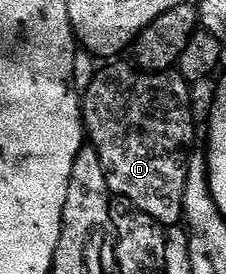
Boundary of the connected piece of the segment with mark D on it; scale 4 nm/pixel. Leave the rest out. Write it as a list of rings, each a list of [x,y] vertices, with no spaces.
[[[106,63],[106,65],[97,70],[91,85],[84,91],[81,98],[82,119],[84,122],[84,133],[88,138],[89,144],[100,155],[100,163],[106,172],[106,182],[114,197],[123,197],[132,203],[136,203],[136,207],[140,207],[140,211],[144,211],[144,215],[148,215],[159,225],[163,227],[177,226],[183,220],[182,212],[182,196],[184,195],[184,187],[188,179],[188,167],[190,166],[190,158],[194,145],[194,109],[190,106],[190,89],[191,82],[182,78],[181,73],[177,71],[167,71],[165,73],[148,73],[133,64],[130,65],[114,65],[118,63]]]

